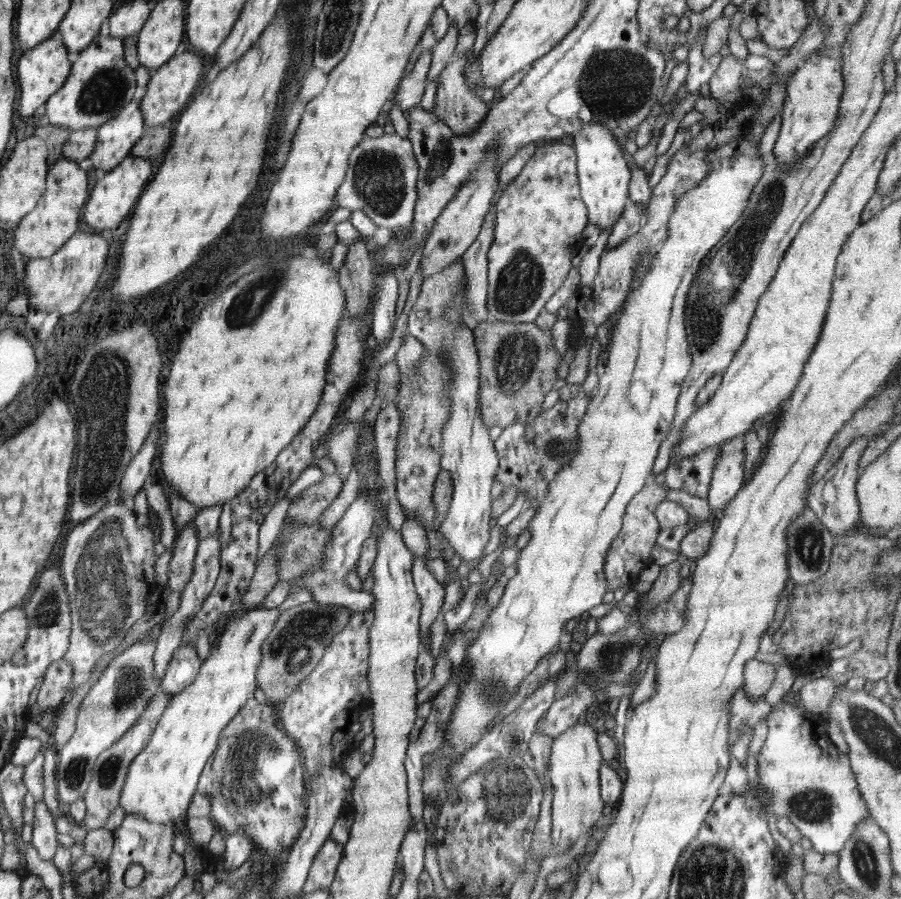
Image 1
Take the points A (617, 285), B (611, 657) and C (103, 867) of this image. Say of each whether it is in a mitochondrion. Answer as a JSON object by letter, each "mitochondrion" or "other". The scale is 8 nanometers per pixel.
{"A":"other","B":"mitochondrion","C":"other"}

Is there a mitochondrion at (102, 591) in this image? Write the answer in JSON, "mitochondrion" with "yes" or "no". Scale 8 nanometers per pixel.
{"mitochondrion":"yes"}

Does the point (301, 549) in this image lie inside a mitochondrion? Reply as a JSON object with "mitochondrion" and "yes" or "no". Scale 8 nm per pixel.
{"mitochondrion":"yes"}

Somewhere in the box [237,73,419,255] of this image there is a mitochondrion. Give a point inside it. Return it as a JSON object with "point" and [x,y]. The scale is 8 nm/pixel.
{"point":[378,179]}

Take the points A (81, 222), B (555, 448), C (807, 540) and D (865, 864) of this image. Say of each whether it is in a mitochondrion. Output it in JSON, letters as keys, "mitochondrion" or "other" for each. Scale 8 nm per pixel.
{"A":"other","B":"mitochondrion","C":"mitochondrion","D":"mitochondrion"}

